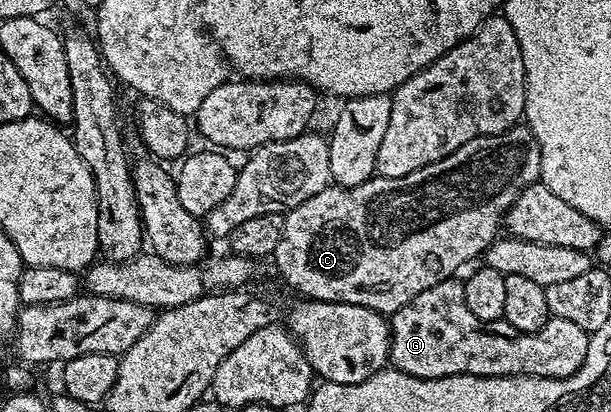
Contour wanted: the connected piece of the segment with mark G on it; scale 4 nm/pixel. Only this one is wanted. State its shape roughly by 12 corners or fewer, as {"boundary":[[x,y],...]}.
{"boundary":[[457,277],[389,319],[393,369],[417,378],[567,378],[590,334],[537,334],[468,312]]}

